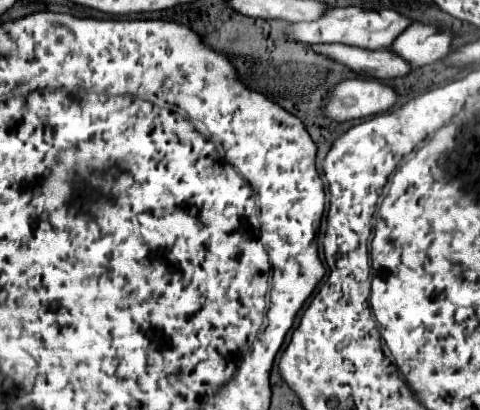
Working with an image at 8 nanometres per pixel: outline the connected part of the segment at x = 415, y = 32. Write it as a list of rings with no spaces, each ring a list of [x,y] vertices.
[[[414,23],[392,43],[392,51],[404,57],[414,67],[430,65],[450,53],[454,41],[452,31],[440,31],[434,25]]]

